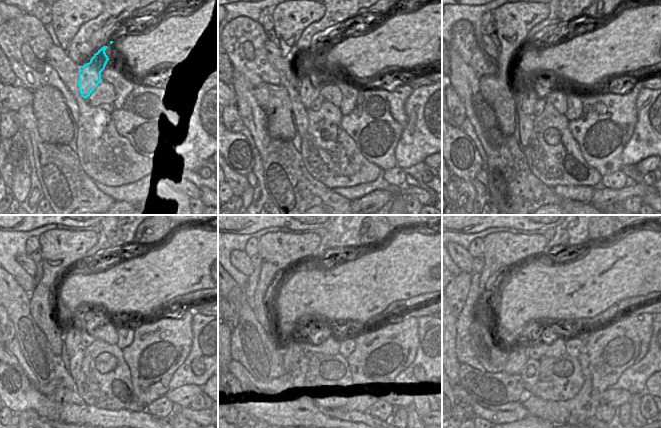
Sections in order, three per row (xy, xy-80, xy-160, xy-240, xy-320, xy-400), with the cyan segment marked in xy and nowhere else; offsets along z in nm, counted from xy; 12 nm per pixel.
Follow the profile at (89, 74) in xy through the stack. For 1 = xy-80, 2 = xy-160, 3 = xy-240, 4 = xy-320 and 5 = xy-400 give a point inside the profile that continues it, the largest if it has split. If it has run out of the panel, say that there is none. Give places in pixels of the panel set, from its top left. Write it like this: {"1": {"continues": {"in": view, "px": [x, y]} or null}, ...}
{"1": {"continues": {"in": "xy-80", "px": [308, 93]}}, "2": {"continues": {"in": "xy-160", "px": [526, 101]}}, "3": {"continues": {"in": "xy-240", "px": [74, 330]}}, "4": {"continues": {"in": "xy-320", "px": [291, 356]}}, "5": {"continues": {"in": "xy-400", "px": [517, 356]}}}

